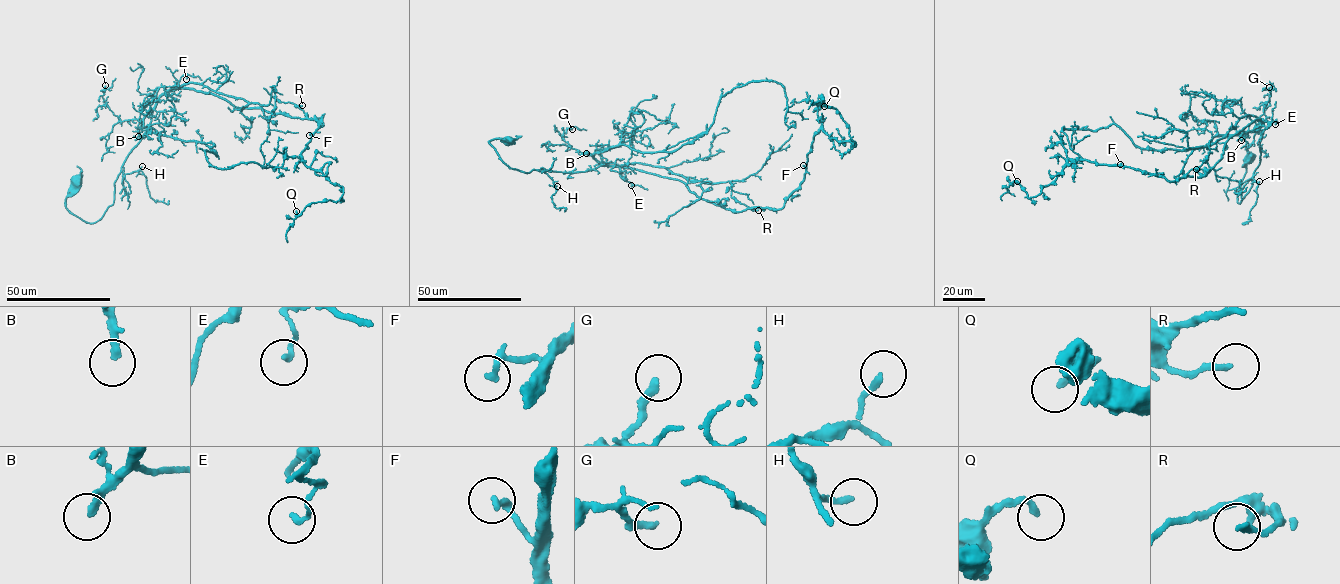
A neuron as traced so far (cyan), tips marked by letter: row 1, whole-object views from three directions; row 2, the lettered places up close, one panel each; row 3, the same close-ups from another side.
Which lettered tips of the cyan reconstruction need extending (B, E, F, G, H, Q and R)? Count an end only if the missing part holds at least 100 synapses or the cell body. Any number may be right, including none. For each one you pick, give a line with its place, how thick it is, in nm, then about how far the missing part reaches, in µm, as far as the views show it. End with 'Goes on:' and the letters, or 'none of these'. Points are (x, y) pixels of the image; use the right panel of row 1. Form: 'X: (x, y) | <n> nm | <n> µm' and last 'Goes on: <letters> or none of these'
B: (1241, 140) | 240 nm | 60 µm
Goes on: B

